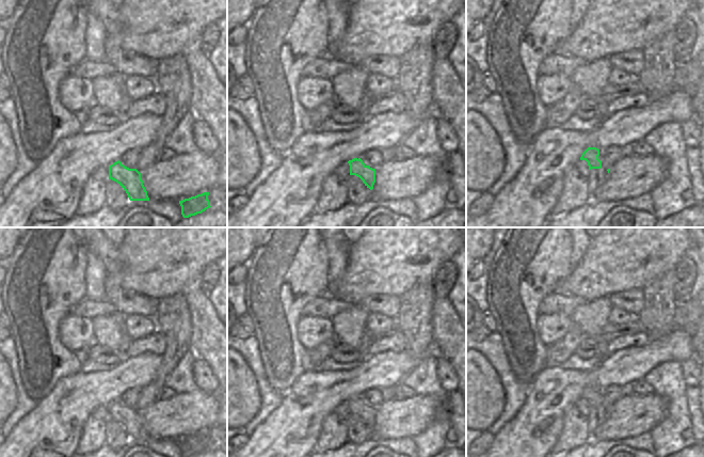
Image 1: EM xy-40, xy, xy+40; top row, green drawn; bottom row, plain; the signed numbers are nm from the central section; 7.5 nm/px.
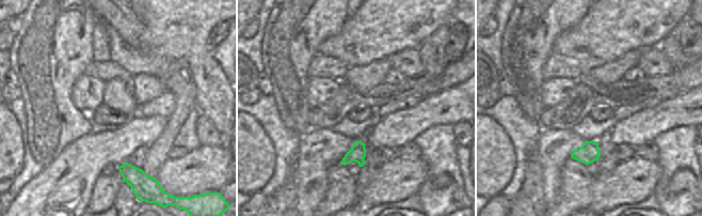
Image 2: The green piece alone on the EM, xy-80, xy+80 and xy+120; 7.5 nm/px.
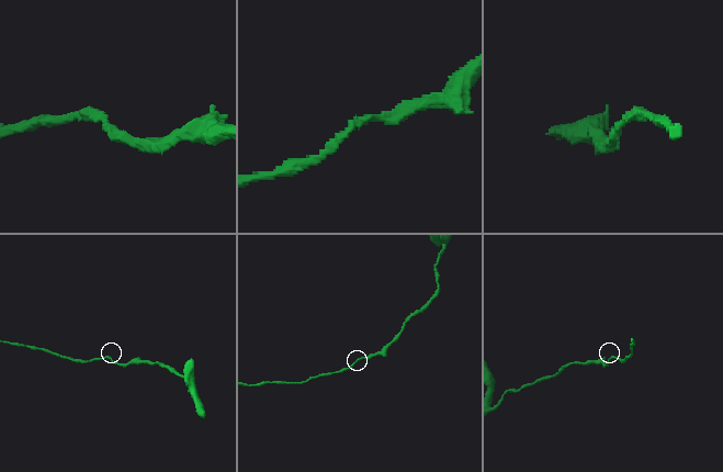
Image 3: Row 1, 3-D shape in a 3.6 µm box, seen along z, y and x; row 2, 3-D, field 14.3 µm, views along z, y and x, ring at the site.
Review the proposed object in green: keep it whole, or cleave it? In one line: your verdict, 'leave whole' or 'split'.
leave whole

